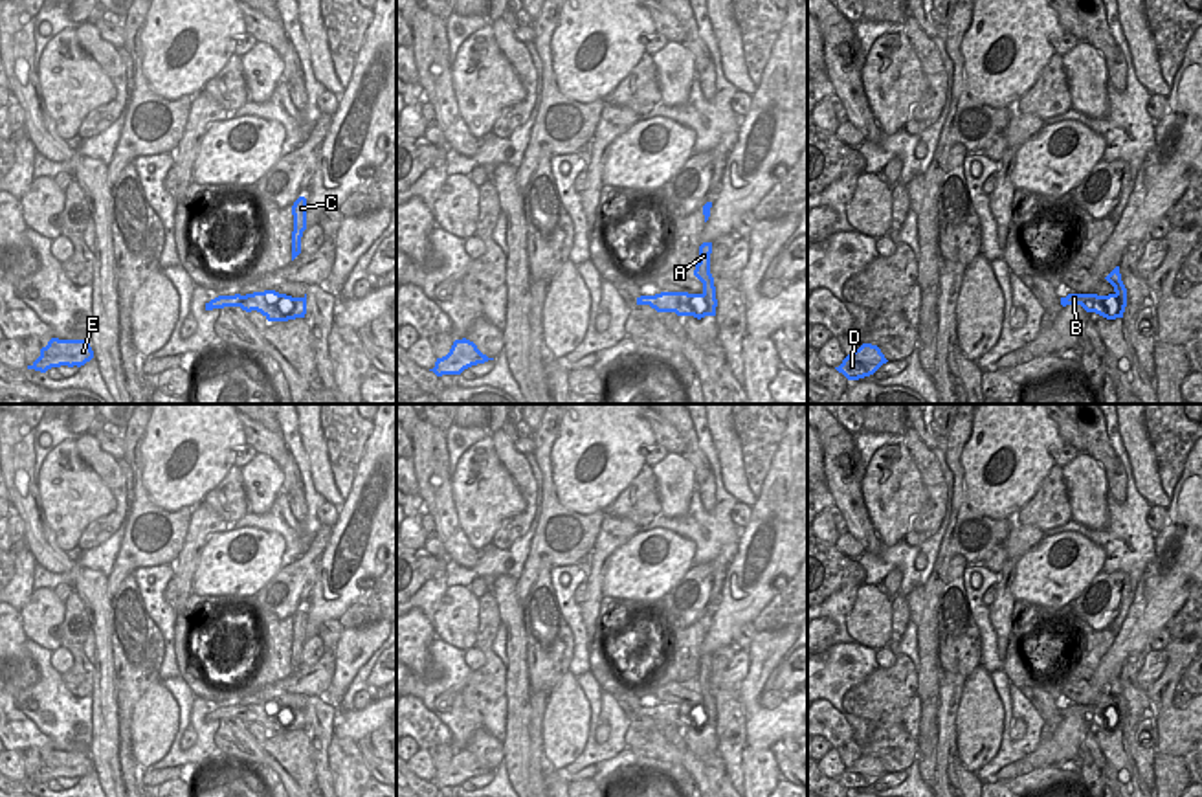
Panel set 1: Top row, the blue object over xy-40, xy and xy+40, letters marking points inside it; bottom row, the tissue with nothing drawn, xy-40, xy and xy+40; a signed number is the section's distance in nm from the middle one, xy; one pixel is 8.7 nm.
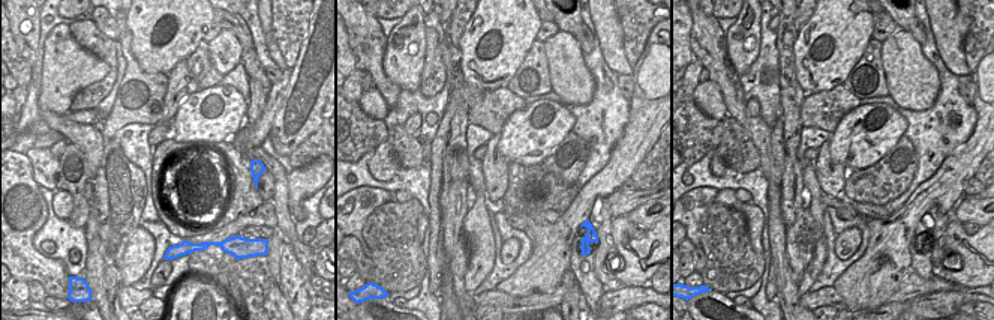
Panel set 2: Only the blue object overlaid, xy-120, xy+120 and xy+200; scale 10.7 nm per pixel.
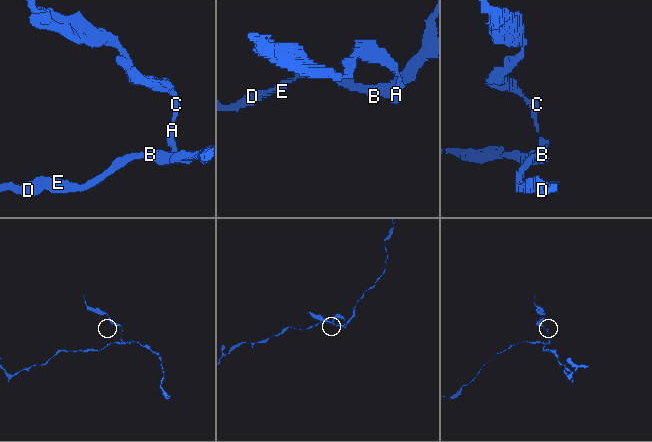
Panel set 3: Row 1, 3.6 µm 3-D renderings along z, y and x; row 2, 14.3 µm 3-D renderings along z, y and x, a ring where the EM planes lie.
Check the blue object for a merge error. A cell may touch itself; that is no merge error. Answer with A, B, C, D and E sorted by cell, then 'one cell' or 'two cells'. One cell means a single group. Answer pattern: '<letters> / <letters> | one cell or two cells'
A C / B D E | two cells

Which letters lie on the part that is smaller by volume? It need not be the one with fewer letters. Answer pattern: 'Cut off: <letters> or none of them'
Cut off: A, C

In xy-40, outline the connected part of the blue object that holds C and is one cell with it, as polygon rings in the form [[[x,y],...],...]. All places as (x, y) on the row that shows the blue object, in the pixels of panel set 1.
[[[299,196],[292,206],[294,231],[292,231],[292,261],[301,253],[301,237],[306,230],[306,198]]]

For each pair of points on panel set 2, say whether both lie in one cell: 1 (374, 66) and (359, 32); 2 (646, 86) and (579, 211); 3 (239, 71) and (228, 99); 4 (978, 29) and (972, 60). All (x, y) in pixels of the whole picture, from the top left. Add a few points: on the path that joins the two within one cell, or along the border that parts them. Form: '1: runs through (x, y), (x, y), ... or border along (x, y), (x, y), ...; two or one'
1: runs through (371, 57), (368, 41); one
2: runs through (646, 117), (634, 144), (606, 179); one
3: border along (218, 84), (231, 84), (248, 104); two
4: runs through (978, 36), (975, 53); one

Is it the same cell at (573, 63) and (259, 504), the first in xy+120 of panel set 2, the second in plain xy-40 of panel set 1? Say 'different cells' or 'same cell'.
same cell

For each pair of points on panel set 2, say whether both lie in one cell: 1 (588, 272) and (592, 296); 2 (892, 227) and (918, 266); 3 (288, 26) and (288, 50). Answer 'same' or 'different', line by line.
1: same
2: different
3: same

